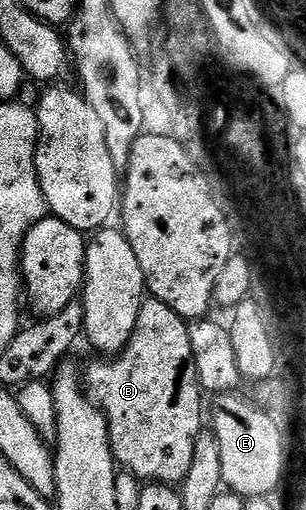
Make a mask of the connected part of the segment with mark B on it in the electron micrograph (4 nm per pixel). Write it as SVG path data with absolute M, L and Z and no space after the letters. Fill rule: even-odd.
M147 297L146 303L142 305L140 320L132 332L132 340L122 349L121 354L111 357L109 360L98 360L94 362L87 370L84 370L84 389L86 395L95 406L100 407L108 420L110 429L110 443L114 453L114 461L123 471L136 475L146 484L181 484L188 476L192 468L192 458L196 456L196 442L199 434L203 433L202 426L202 397L204 391L201 384L198 383L198 373L196 372L196 360L192 356L192 340L190 339L190 328L187 319L181 318L168 304L164 304L159 298Z

